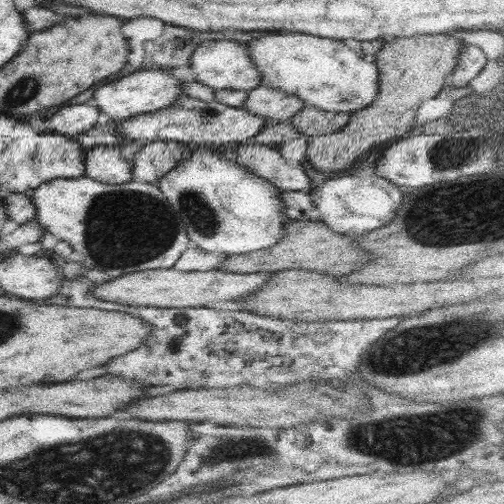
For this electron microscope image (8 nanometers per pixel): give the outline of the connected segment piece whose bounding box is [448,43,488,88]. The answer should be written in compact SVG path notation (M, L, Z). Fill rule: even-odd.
M464 43L459 50L459 57L448 83L454 88L462 88L485 67L488 58L481 48Z

